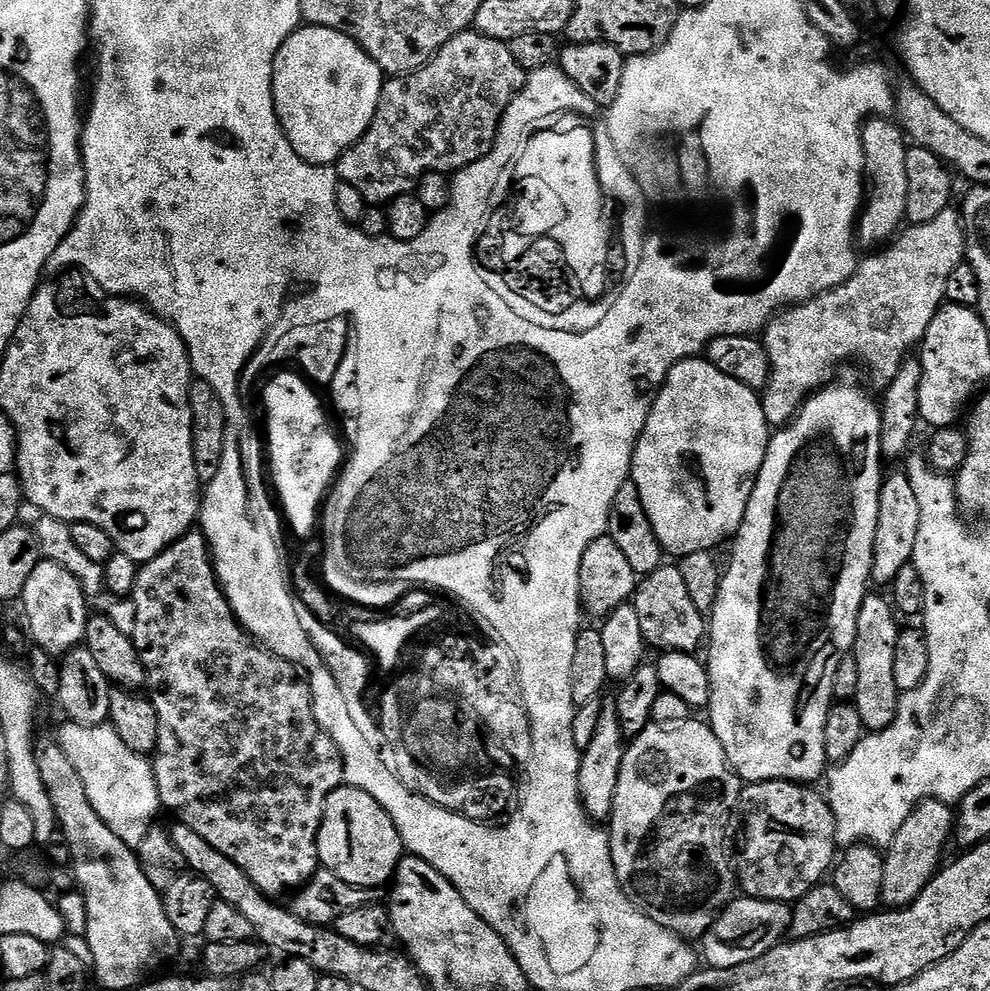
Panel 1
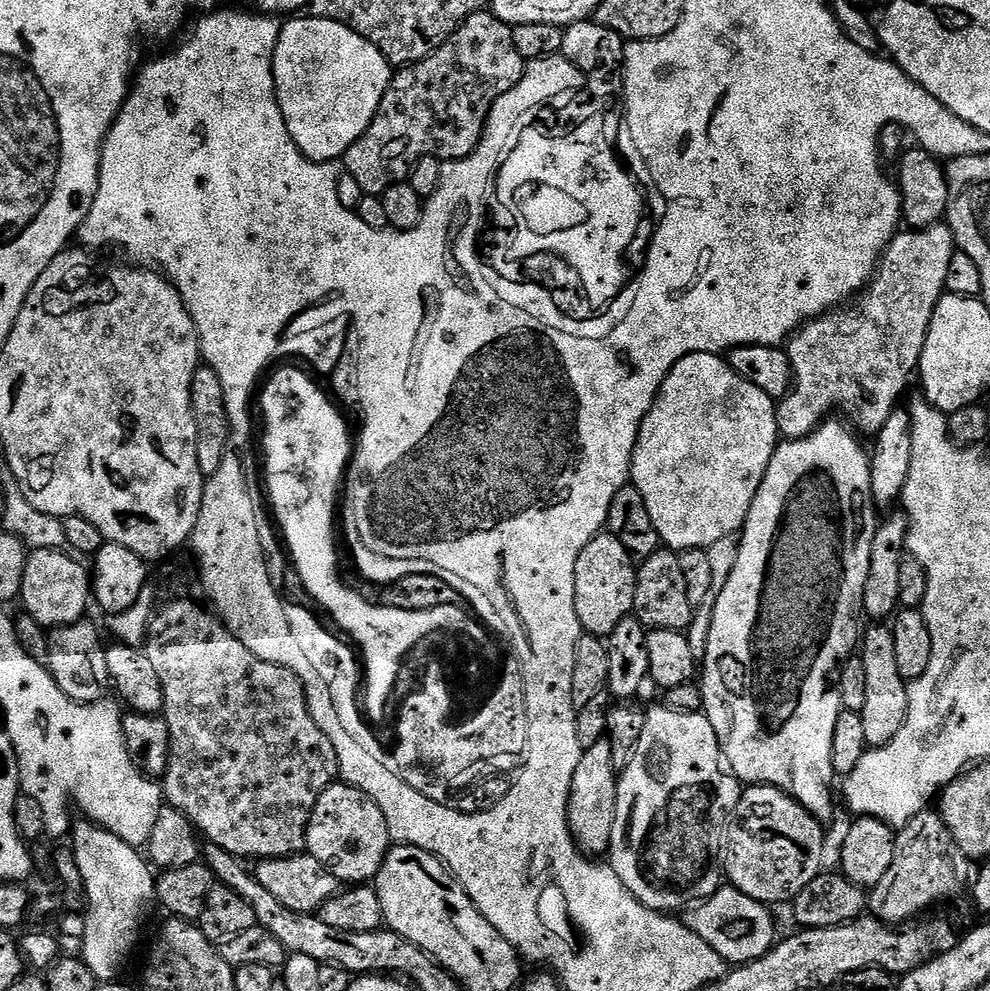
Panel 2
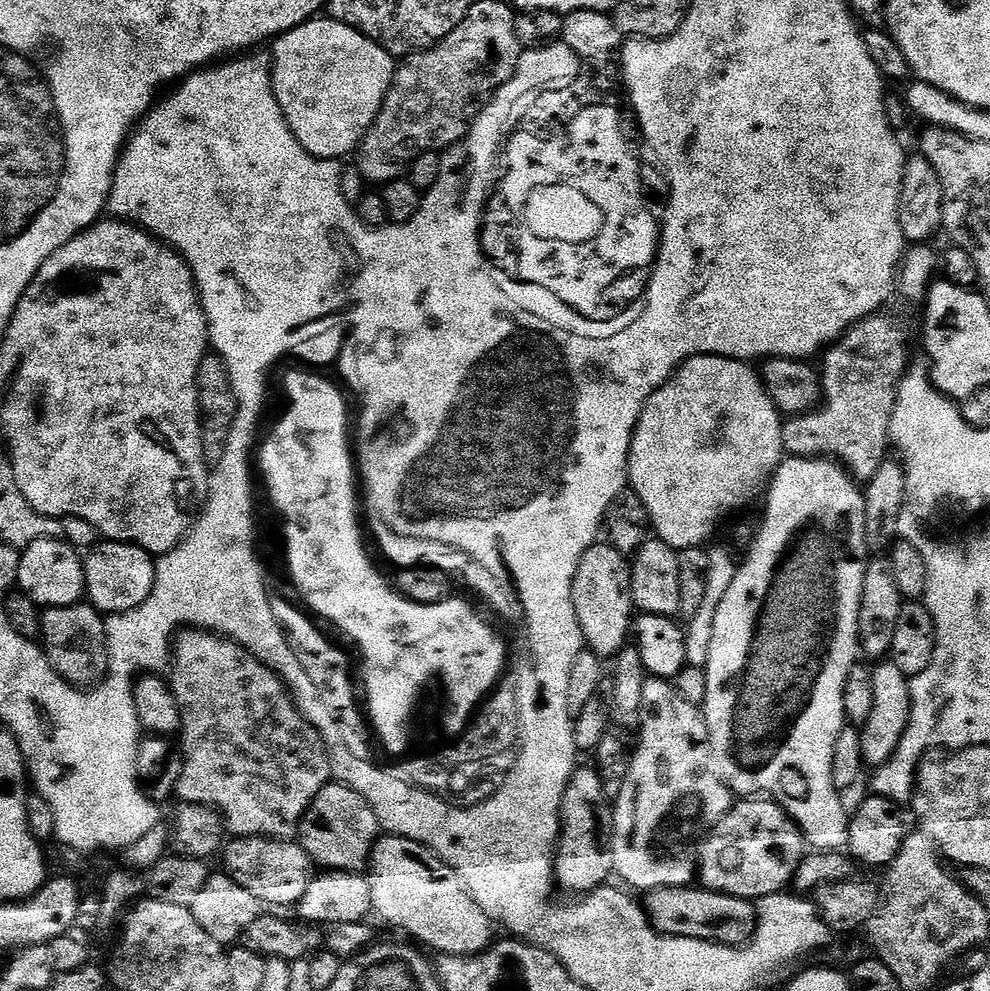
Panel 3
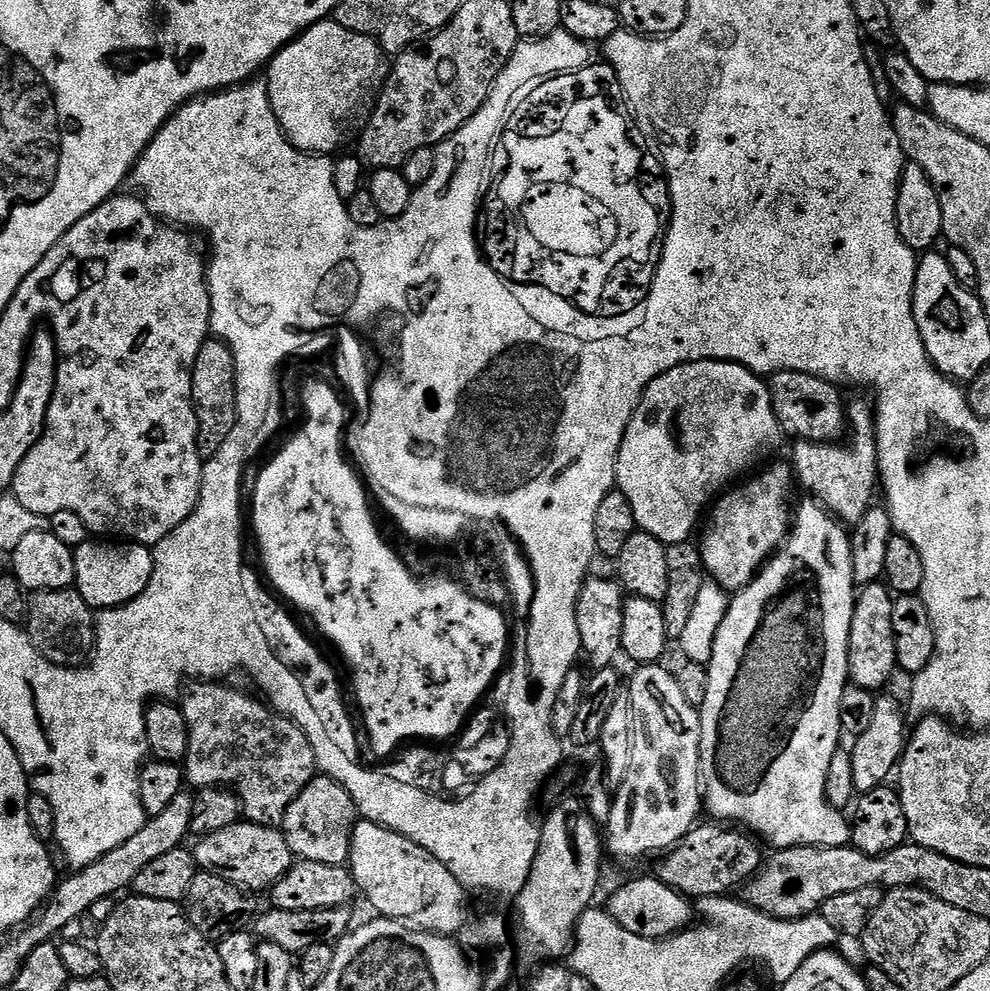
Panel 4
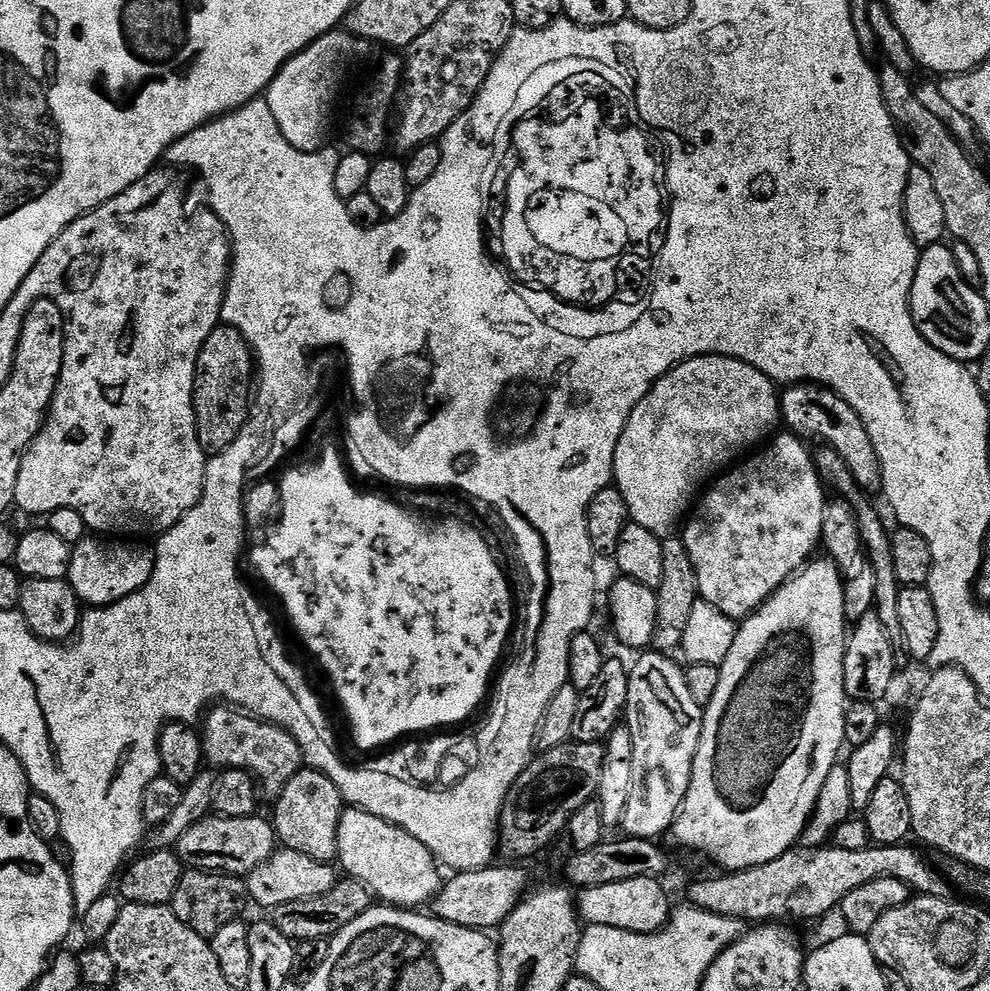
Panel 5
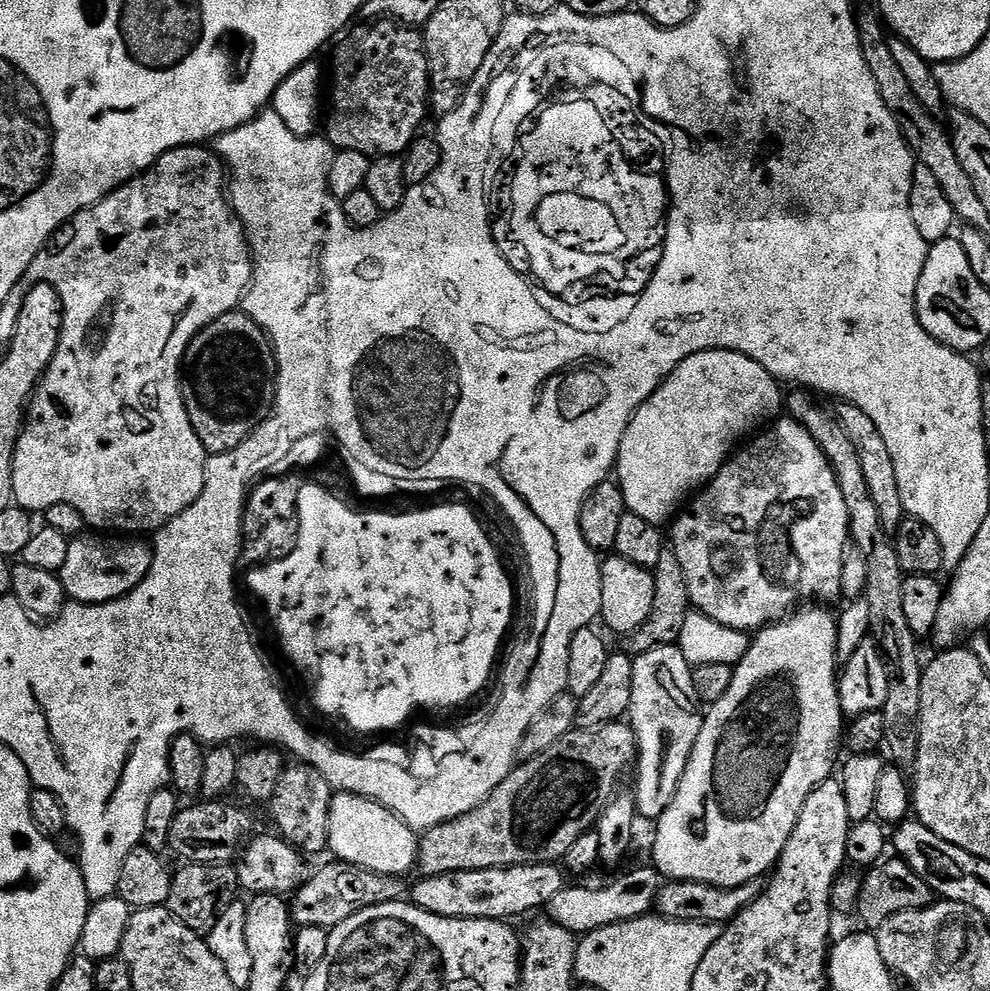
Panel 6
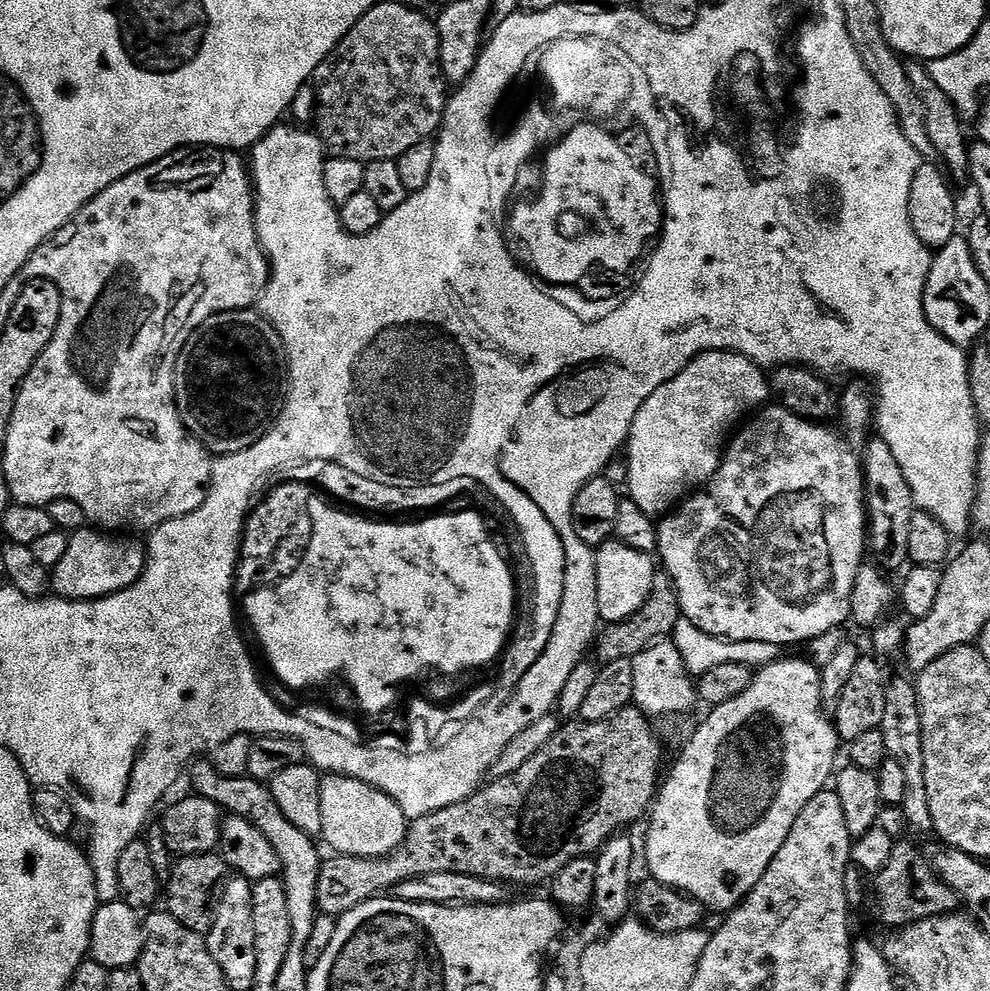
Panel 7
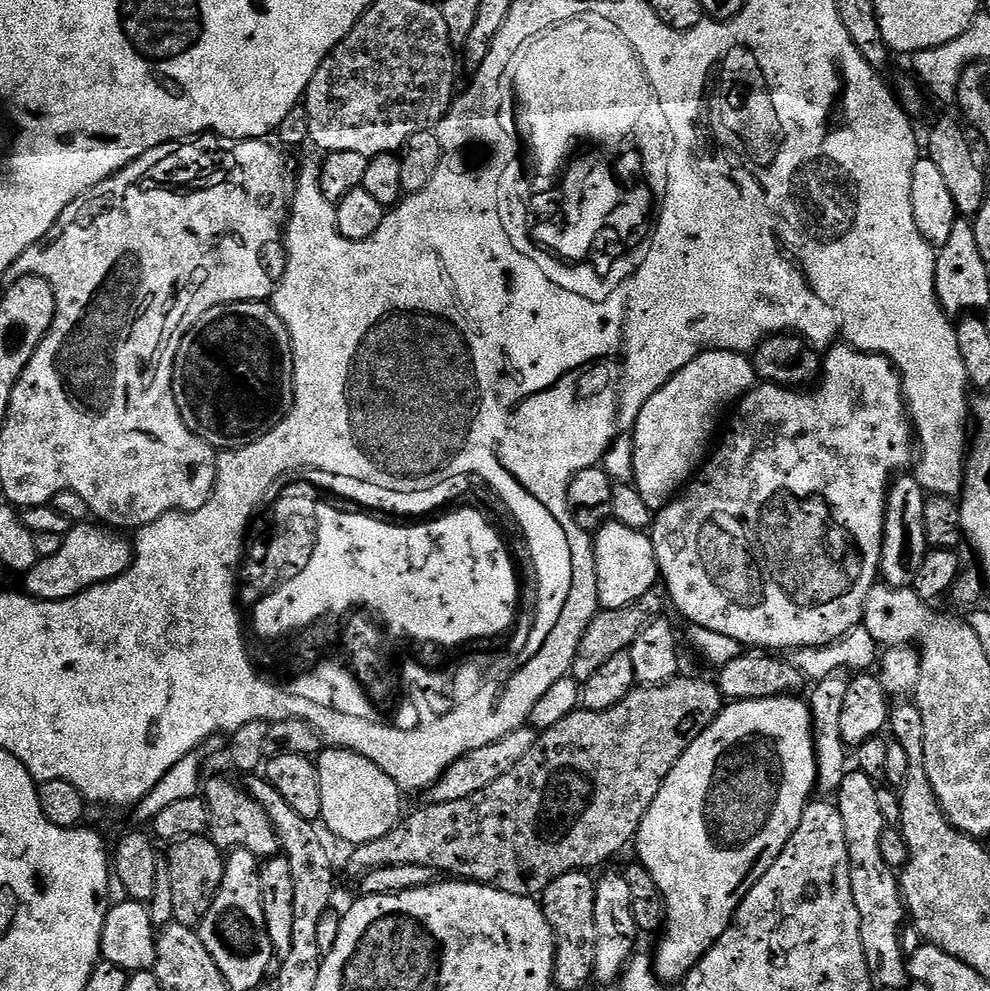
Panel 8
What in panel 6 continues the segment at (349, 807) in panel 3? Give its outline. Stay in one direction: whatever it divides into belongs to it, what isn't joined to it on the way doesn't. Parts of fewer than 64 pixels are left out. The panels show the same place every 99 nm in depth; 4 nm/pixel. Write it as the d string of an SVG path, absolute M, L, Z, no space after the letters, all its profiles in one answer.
M299 762L293 765L293 768L292 765L285 767L278 782L278 790L274 790L270 801L272 820L277 828L275 831L301 854L325 851L328 848L330 802L334 789L326 782L326 778L322 778L322 774L310 765Z

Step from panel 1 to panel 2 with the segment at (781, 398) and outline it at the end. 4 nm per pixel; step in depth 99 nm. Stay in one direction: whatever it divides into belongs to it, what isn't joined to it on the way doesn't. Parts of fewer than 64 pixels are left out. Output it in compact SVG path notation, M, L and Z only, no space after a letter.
M947 223L897 231L881 256L876 274L868 281L867 288L851 302L817 316L792 333L786 344L792 367L792 387L776 406L776 431L785 441L806 438L835 413L832 412L835 408L857 433L865 437L874 438L878 430L886 426L886 418L898 411L899 404L896 403L903 398L908 383L911 380L913 383L917 375L934 310L946 295L950 258L954 258L957 251L956 239Z

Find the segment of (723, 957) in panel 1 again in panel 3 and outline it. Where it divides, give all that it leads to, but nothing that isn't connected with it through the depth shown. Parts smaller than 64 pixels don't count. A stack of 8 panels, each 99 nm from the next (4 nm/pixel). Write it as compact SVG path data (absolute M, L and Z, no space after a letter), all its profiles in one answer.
M703 886L655 888L643 897L642 907L652 928L663 936L685 936L712 940L715 944L746 944L756 933L756 906L753 901L709 892Z

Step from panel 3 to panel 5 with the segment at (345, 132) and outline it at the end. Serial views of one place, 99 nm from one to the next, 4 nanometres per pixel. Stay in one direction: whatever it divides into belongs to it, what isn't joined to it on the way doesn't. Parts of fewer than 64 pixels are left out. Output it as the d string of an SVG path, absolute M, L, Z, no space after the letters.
M333 30L322 38L318 38L310 46L302 49L294 58L290 58L282 66L282 70L272 79L268 87L266 99L270 106L270 114L274 114L274 122L278 122L278 130L290 146L303 152L318 152L325 147L328 131L332 128L332 111L336 108L336 95L340 92L340 83L344 80L344 71L355 56L360 56L366 48L365 41L357 40L347 30Z

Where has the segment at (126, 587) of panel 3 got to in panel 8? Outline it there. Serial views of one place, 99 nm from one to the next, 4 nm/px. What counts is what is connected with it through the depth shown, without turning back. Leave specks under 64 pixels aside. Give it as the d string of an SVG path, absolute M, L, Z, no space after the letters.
M76 522L64 537L62 550L53 556L41 556L30 571L23 573L23 591L36 600L69 600L86 590L90 590L99 584L105 584L107 580L118 578L132 565L134 555L134 544L131 539L123 540L119 531L107 526L101 526L96 522Z

